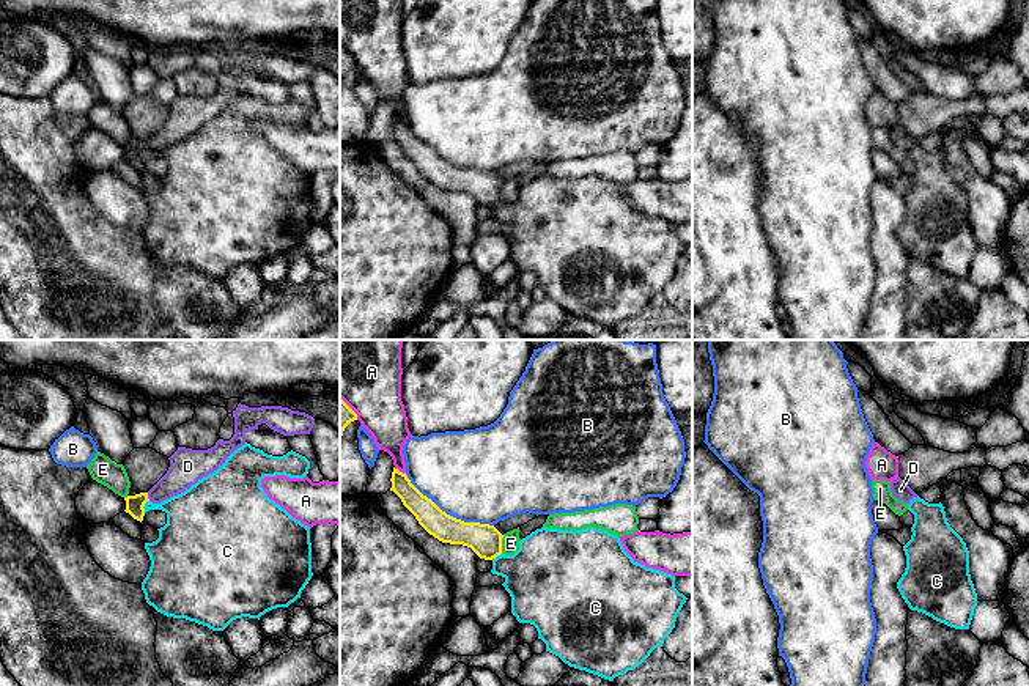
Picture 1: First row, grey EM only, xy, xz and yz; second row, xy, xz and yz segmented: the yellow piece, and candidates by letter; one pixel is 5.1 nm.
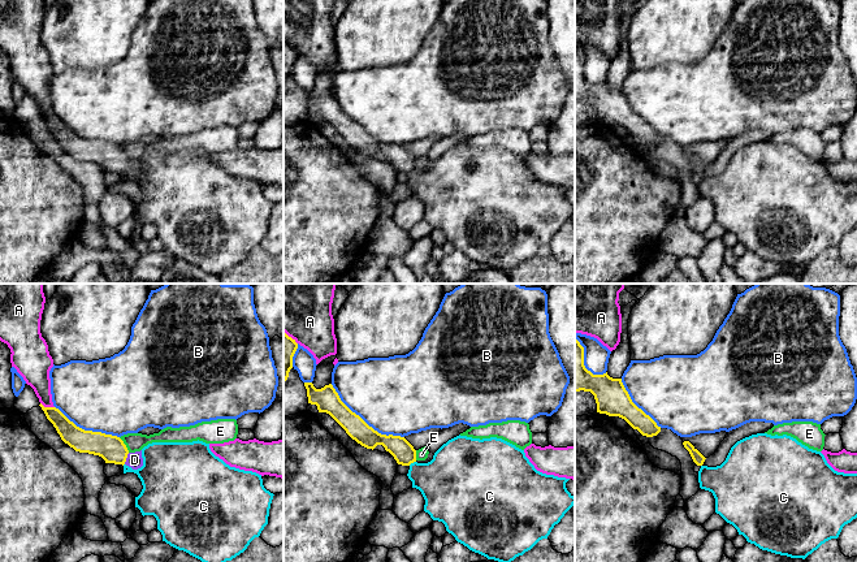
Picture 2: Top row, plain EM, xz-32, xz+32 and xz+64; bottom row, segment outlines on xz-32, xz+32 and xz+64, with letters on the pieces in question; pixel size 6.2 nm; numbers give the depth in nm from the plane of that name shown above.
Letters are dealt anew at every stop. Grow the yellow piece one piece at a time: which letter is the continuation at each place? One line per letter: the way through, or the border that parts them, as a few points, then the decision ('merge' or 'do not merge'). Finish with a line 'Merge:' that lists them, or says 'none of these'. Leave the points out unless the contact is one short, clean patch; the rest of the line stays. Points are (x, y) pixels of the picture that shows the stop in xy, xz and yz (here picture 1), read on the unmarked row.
A: do not merge
B: do not merge
C: border along xy (148, 147), (143, 159); do not merge
D: runs through xy (134, 151), (147, 143), (164, 137), (186, 115); merge
E: border along xz (504, 183), (501, 200); do not merge
Merge: D

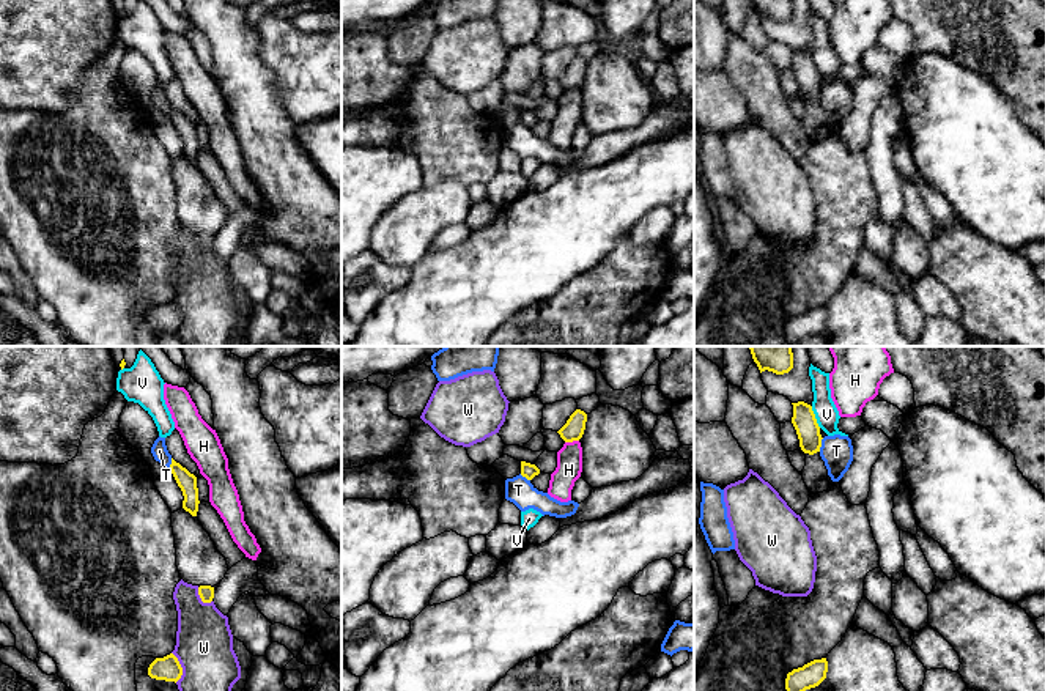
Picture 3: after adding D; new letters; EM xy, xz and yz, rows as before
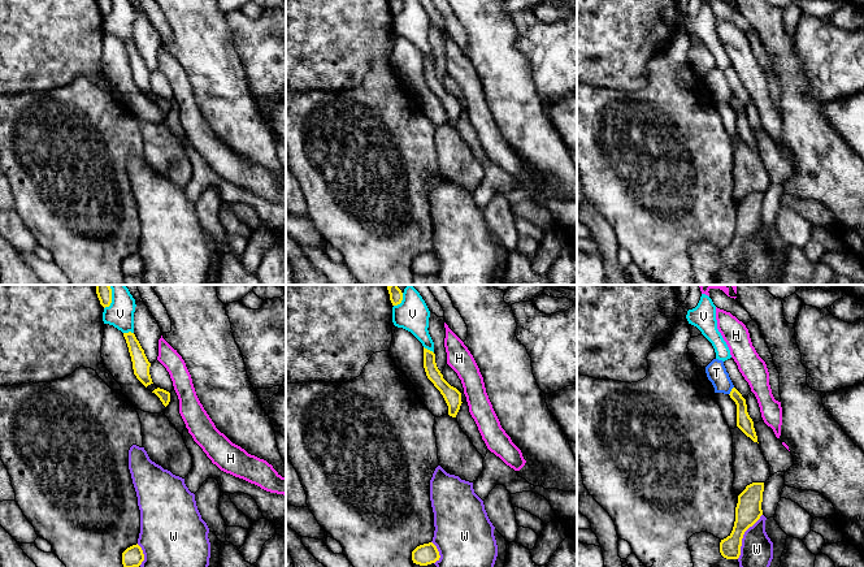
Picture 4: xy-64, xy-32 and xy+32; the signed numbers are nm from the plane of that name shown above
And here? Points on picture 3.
H: do not merge
T: border along yz (823, 85), (819, 98); do not merge
V: do not merge
W: do not merge
Merge: none of these

